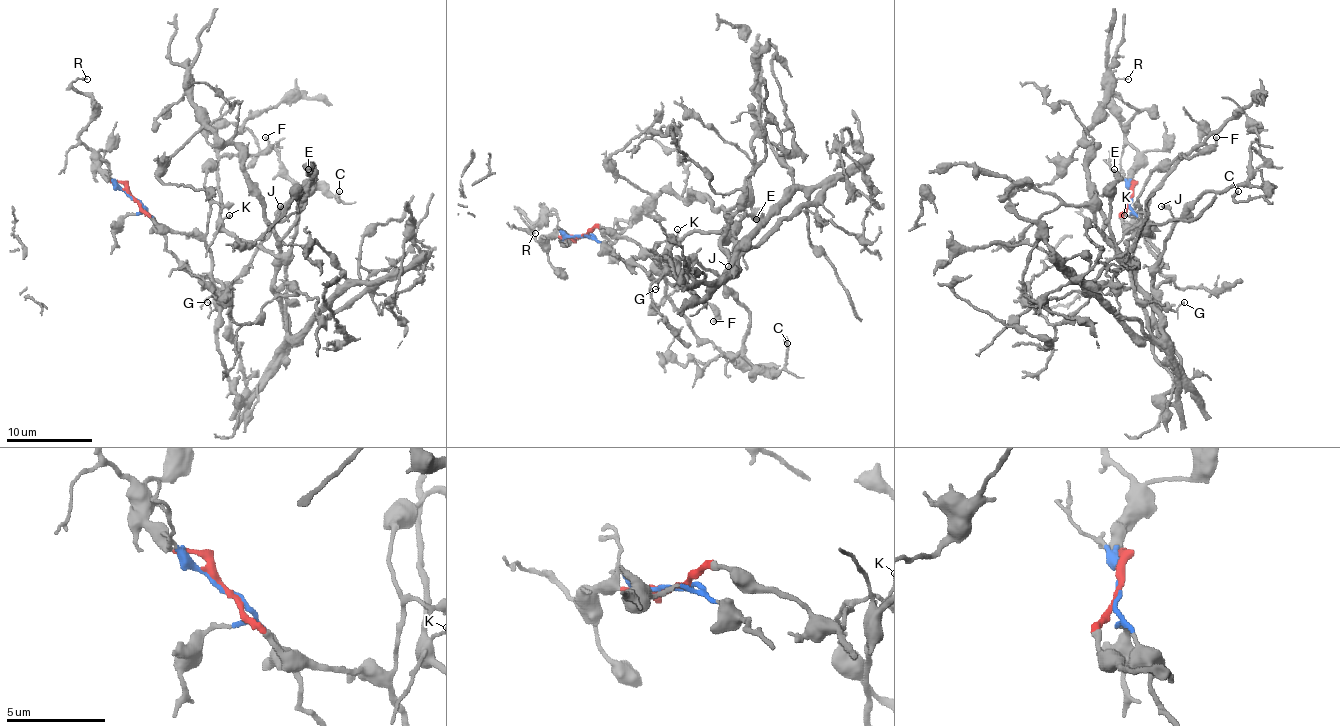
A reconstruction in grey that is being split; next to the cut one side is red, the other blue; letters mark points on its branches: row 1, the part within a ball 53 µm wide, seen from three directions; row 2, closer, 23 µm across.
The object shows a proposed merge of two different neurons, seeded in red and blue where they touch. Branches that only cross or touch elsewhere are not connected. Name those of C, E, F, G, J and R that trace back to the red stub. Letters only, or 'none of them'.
F, G, R

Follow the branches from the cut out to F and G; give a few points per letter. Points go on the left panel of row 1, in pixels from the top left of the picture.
F: (132, 197), (171, 231), (204, 233), (210, 199), (206, 171), (223, 156), (258, 156), (268, 145), (264, 136)
G: (132, 197), (156, 223), (171, 231), (193, 233), (204, 242), (210, 259), (217, 300), (214, 309), (208, 303)

